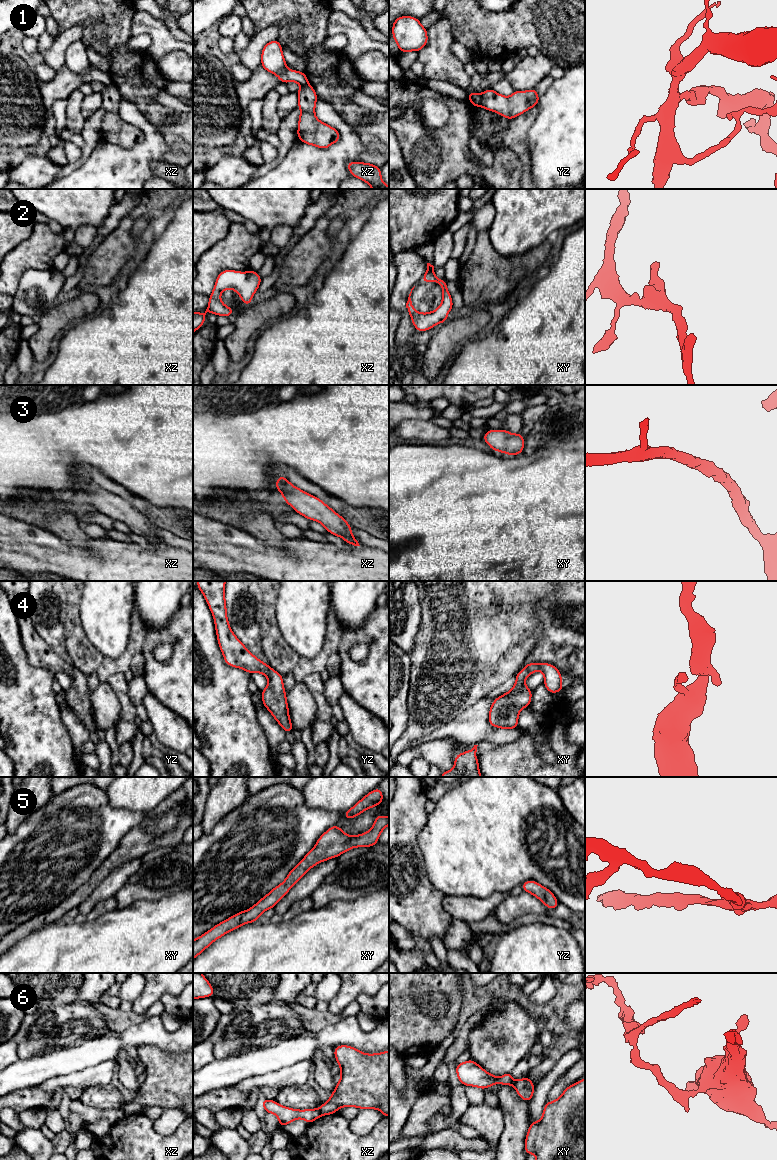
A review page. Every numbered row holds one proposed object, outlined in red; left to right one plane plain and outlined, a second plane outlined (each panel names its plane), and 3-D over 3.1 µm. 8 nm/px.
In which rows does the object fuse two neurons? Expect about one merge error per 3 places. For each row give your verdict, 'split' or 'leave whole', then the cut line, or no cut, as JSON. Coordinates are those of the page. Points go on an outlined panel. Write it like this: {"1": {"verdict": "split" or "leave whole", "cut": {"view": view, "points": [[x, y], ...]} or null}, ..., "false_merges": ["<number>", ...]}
{"1": {"verdict": "split", "cut": {"view": "yz", "points": [[479, 94], [480, 105]]}}, "2": {"verdict": "leave whole", "cut": null}, "3": {"verdict": "leave whole", "cut": null}, "4": {"verdict": "leave whole", "cut": null}, "5": {"verdict": "leave whole", "cut": null}, "6": {"verdict": "split", "cut": {"view": "xz", "points": [[318, 1109], [321, 1115]]}}, "false_merges": ["1", "6"]}

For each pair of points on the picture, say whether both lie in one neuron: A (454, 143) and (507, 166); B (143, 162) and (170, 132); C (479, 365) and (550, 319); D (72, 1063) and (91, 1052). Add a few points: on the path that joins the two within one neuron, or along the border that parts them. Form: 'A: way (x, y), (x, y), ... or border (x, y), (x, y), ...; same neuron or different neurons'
A: way (461, 158), (473, 170), (492, 171); same neuron
B: border (155, 127), (165, 141), (165, 154); different neurons
C: way (497, 365), (532, 332); same neuron
D: way (77, 1058), (86, 1055); same neuron

